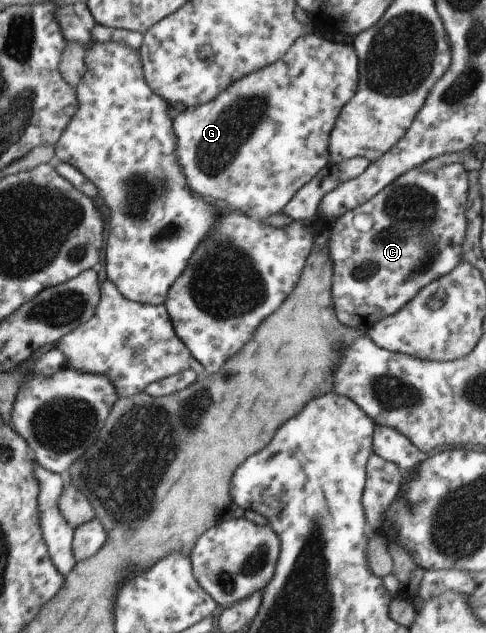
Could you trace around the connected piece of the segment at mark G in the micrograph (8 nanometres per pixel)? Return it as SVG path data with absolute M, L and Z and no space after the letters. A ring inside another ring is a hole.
M315 32L305 33L292 44L292 47L289 48L283 58L236 80L235 83L229 85L211 102L183 109L172 119L172 125L177 139L176 159L185 175L186 187L199 197L227 204L233 210L247 214L247 216L256 220L262 221L273 214L281 213L283 207L291 200L291 197L295 196L295 193L299 192L300 188L303 188L323 167L329 164L328 144L330 134L335 126L339 112L351 100L351 97L355 95L358 87L358 70L358 56L353 46L343 42L336 42L332 38L325 38L325 35L316 34Z

